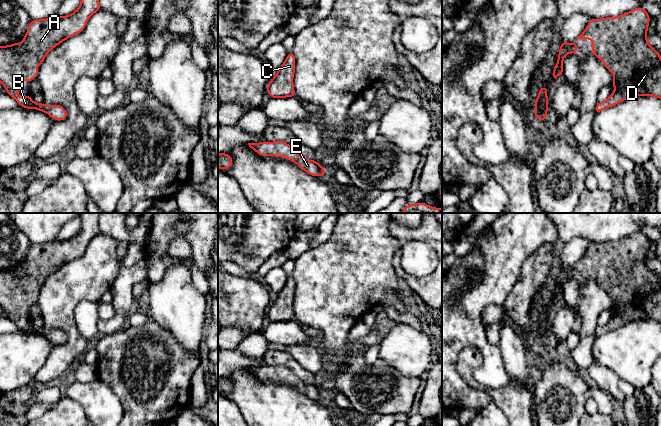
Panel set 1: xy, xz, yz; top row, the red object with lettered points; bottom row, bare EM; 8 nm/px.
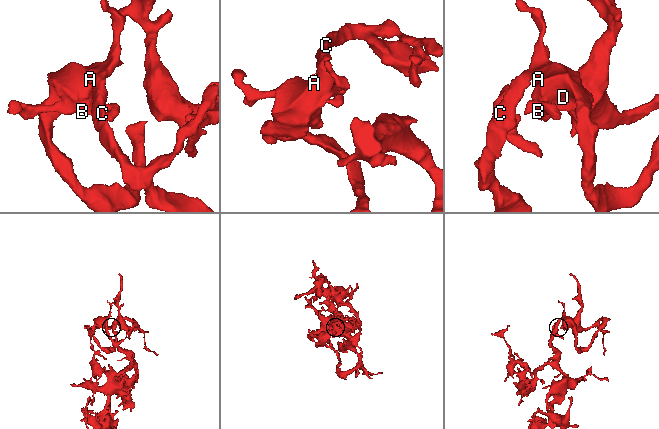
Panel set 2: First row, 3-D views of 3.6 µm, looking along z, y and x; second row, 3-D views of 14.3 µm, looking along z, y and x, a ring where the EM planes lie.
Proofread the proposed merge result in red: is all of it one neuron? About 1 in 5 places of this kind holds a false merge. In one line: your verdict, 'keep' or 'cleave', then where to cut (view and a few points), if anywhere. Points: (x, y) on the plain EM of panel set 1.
keep; no cut

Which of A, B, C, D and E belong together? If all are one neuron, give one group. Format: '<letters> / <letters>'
A B C D E

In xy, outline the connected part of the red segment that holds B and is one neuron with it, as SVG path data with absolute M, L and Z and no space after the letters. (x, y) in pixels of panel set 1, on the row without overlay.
M80 213L80 231L72 238L48 243L31 244L22 266L0 270L0 307L19 329L27 333L39 333L51 342L61 345L67 342L67 335L61 329L35 327L31 320L18 320L17 304L33 305L47 277L55 270L84 254L92 238L101 233L100 213Z

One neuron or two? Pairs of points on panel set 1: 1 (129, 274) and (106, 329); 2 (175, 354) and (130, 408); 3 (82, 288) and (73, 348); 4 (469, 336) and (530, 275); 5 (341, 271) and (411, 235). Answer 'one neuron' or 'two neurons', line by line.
1: one neuron
2: one neuron
3: one neuron
4: two neurons
5: two neurons

